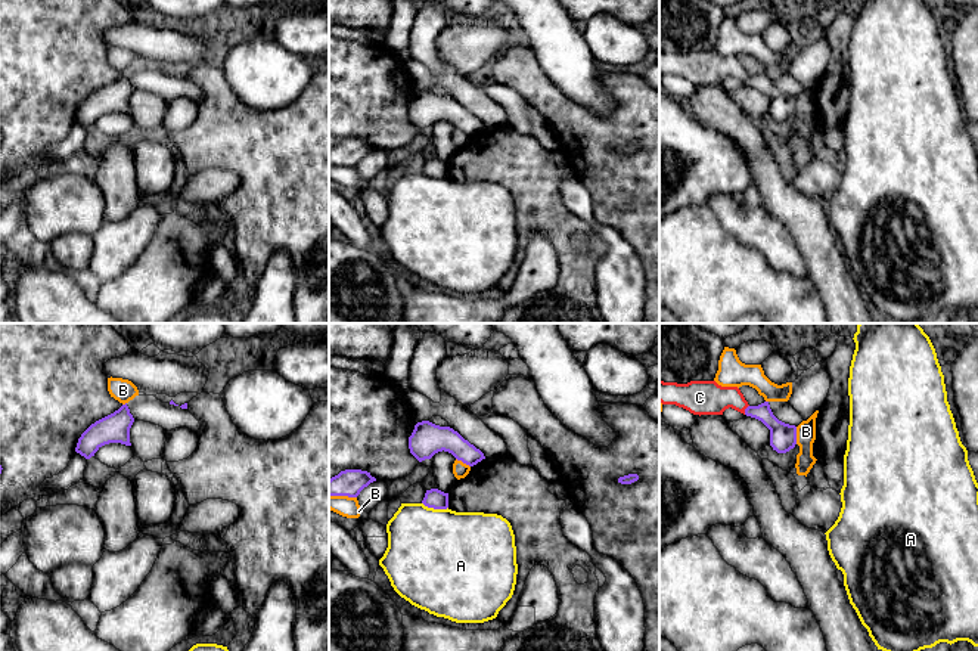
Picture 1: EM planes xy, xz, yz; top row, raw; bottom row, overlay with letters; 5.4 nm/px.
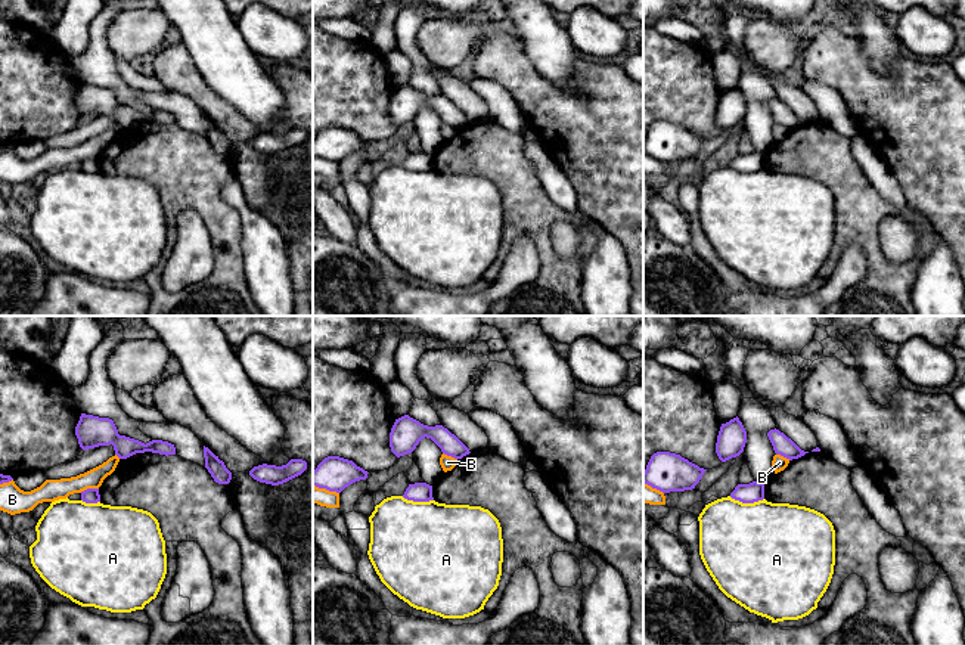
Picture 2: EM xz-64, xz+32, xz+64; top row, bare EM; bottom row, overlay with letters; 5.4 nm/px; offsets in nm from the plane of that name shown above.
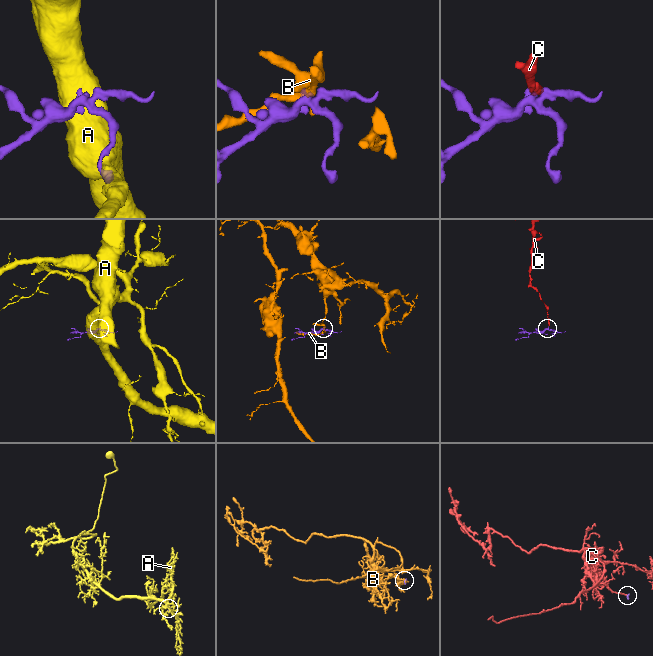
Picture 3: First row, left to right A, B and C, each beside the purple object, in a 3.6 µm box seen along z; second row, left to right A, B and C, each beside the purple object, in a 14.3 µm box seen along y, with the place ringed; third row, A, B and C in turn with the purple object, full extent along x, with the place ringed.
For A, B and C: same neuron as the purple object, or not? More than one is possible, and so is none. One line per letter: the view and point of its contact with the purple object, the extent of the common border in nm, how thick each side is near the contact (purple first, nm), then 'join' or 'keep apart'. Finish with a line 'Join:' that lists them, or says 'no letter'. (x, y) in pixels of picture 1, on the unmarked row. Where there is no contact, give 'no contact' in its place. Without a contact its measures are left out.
A: xz (435, 177) | 150 nm | 110/500 nm | keep apart
B: yz (795, 105) | 100 nm | 140/110 nm | keep apart
C: yz (745, 78) | 60 nm | 140/190 nm | join
Join: C

